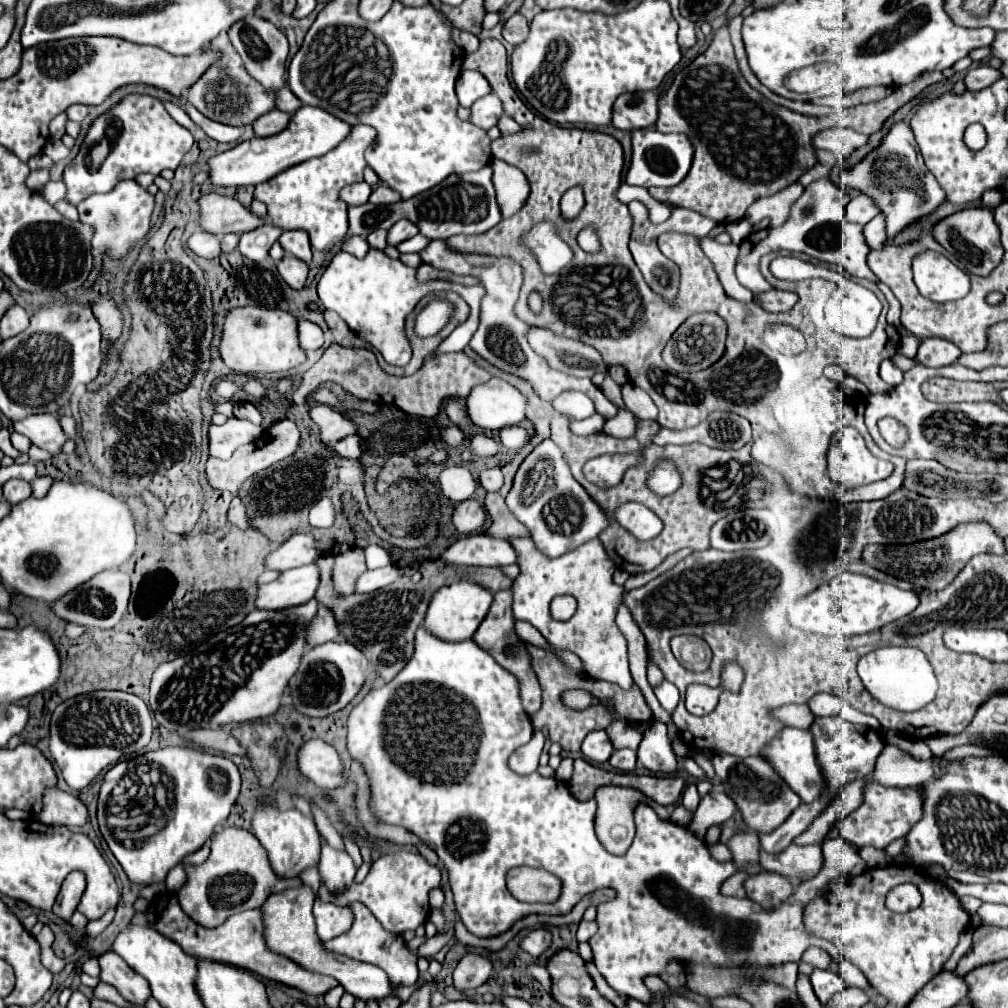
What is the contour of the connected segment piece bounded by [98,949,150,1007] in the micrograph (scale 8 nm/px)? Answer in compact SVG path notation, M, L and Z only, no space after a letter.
M108 949L98 957L98 963L100 963L100 981L114 985L124 999L128 999L138 1007L146 1003L146 999L150 997L146 979L138 975L130 965L126 965L126 961L118 953Z

